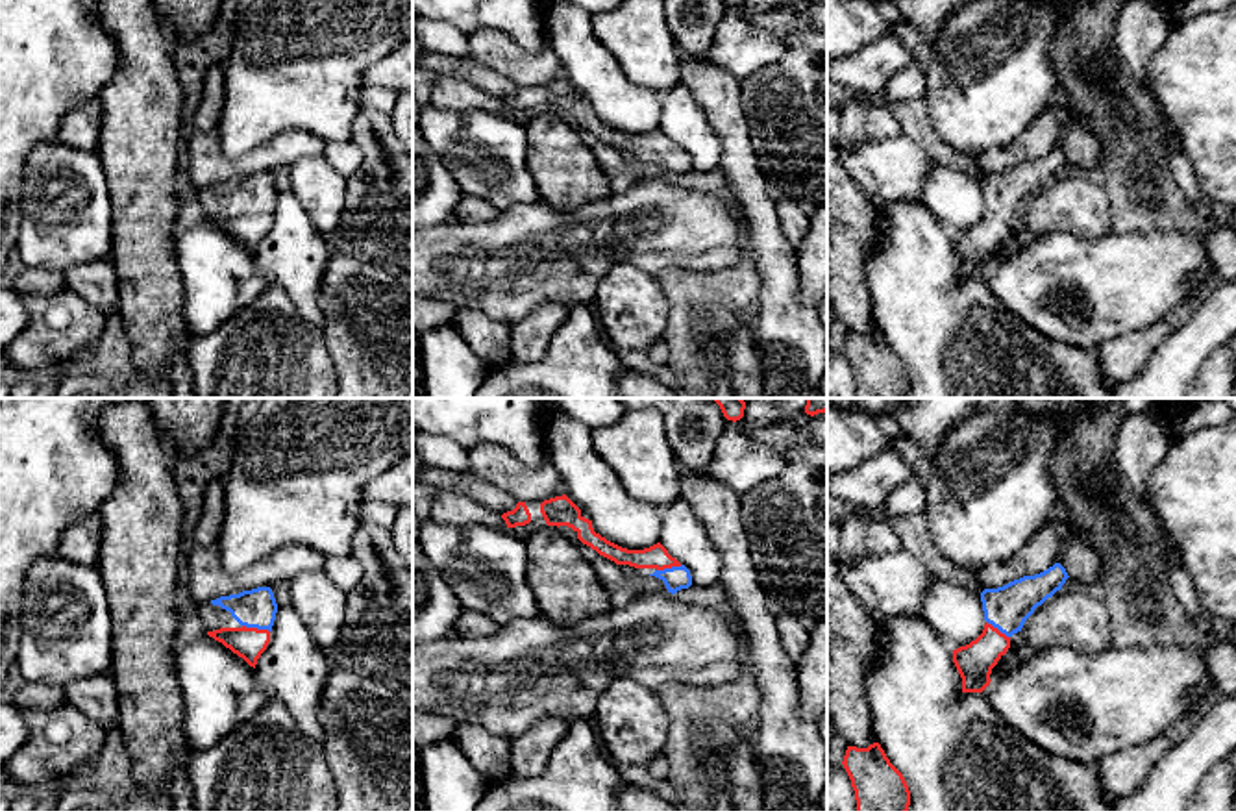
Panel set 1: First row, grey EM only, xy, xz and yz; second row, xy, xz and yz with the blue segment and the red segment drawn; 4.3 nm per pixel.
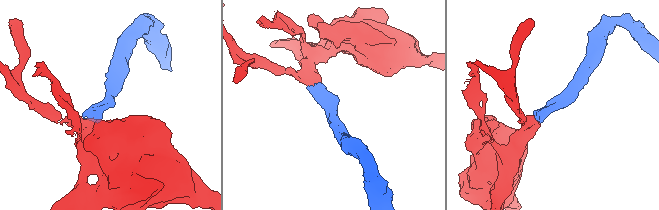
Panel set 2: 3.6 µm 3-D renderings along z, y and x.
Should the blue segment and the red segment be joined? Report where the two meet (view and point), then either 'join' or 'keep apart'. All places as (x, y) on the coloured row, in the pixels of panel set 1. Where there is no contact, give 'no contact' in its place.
contact xy (256, 626); join

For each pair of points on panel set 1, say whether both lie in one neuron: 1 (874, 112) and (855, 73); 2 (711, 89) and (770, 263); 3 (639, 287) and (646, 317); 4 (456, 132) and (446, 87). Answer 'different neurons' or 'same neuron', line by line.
1: different neurons
2: same neuron
3: same neuron
4: different neurons

